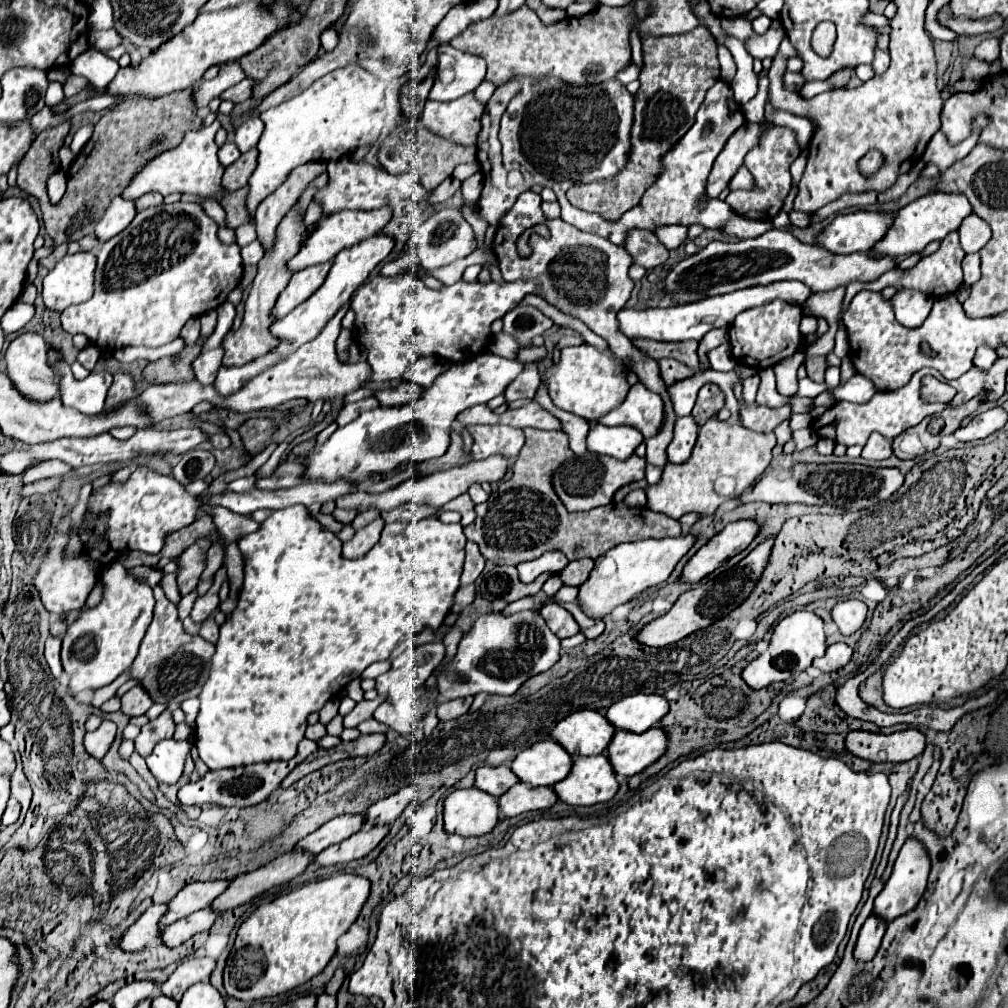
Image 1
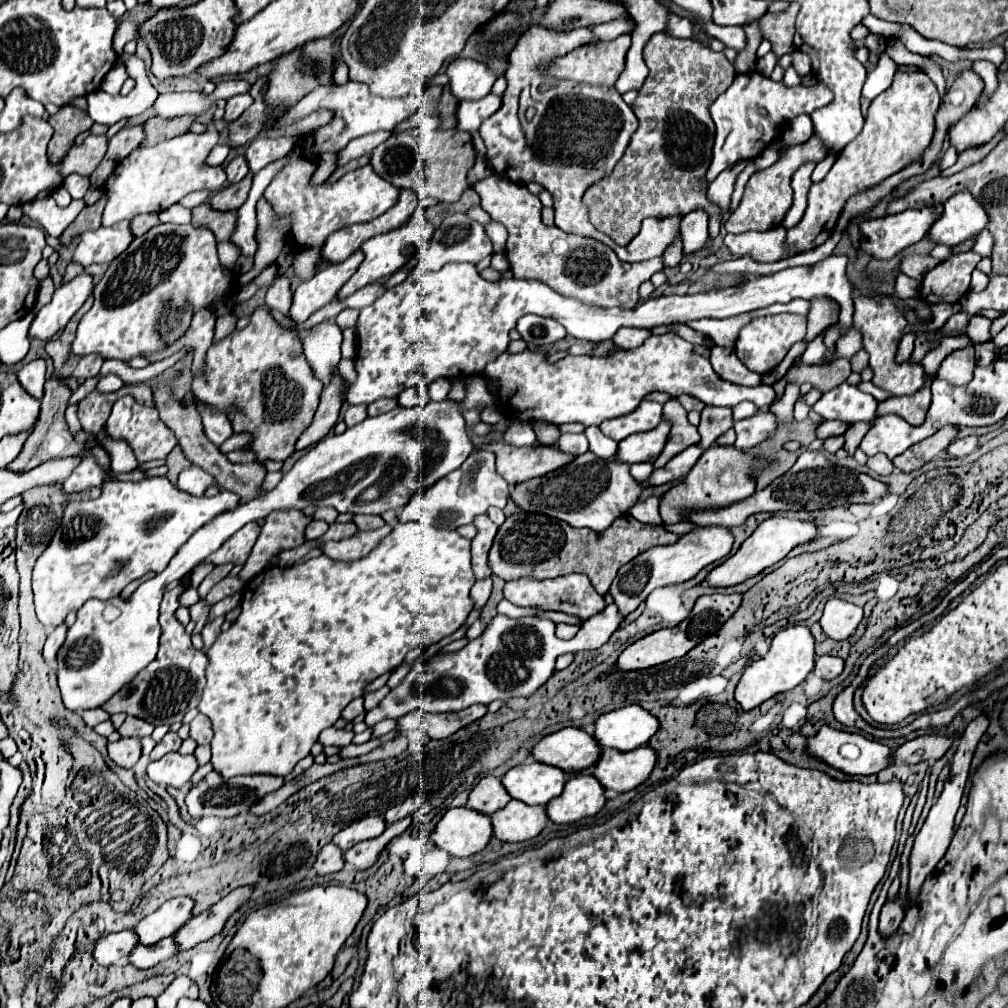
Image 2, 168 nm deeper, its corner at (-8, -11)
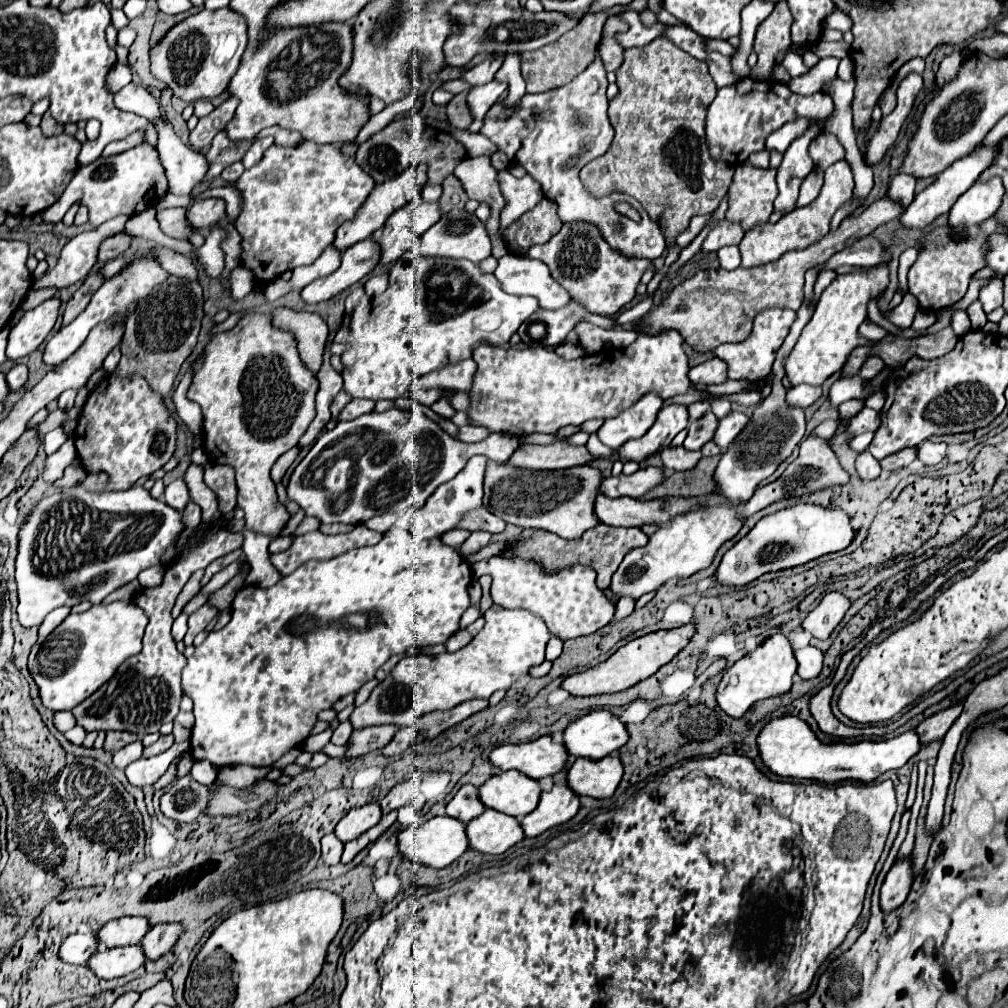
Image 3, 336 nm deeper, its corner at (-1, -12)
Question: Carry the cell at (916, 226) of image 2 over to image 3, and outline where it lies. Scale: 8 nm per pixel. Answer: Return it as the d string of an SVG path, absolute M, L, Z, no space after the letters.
M991 146L991 148L981 148L981 150L971 152L967 158L961 158L961 160L957 160L955 164L951 164L945 172L939 174L939 178L937 178L931 186L927 186L923 192L919 192L919 194L915 196L915 200L903 210L903 214L901 214L901 226L903 226L903 228L925 228L925 226L929 226L937 216L947 214L949 208L951 208L951 204L955 204L955 200L957 200L969 186L973 186L975 180L979 178L979 174L991 164L993 154L995 154L995 146Z

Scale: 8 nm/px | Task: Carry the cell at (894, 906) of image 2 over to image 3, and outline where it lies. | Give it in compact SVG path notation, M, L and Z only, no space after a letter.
M899 860L893 864L893 868L889 870L889 874L885 876L885 882L881 886L881 910L883 912L891 912L895 908L899 908L911 888L913 882L913 872L911 872L911 860Z

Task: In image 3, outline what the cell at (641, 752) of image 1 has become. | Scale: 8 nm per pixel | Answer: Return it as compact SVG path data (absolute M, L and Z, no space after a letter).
M615 754L601 760L577 758L567 772L567 784L579 796L611 798L623 778L623 772L623 762Z

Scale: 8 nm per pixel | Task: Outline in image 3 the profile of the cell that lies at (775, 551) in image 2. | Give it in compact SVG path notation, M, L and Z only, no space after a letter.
M797 504L793 508L763 516L747 536L725 552L715 578L725 586L745 586L765 572L799 566L823 554L843 550L849 546L853 536L855 530L849 526L849 518L841 510L829 510L815 504Z

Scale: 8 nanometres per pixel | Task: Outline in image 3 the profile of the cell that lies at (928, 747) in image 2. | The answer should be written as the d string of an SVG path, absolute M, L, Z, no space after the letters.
M957 704L957 706L951 706L951 708L943 710L943 712L933 714L931 718L923 720L923 722L915 728L915 732L917 732L919 740L921 740L921 746L927 746L927 744L931 744L931 742L935 742L935 740L943 740L943 736L945 736L947 730L951 728L951 724L959 718L961 710L963 710L961 704Z

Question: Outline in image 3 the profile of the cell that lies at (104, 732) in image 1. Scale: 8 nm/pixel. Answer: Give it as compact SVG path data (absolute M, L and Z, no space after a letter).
M139 740L133 742L133 744L127 744L127 746L123 746L121 750L117 750L117 752L113 754L113 766L117 766L117 768L123 770L123 768L129 766L131 762L139 760L141 754L143 754L143 744L141 744Z

